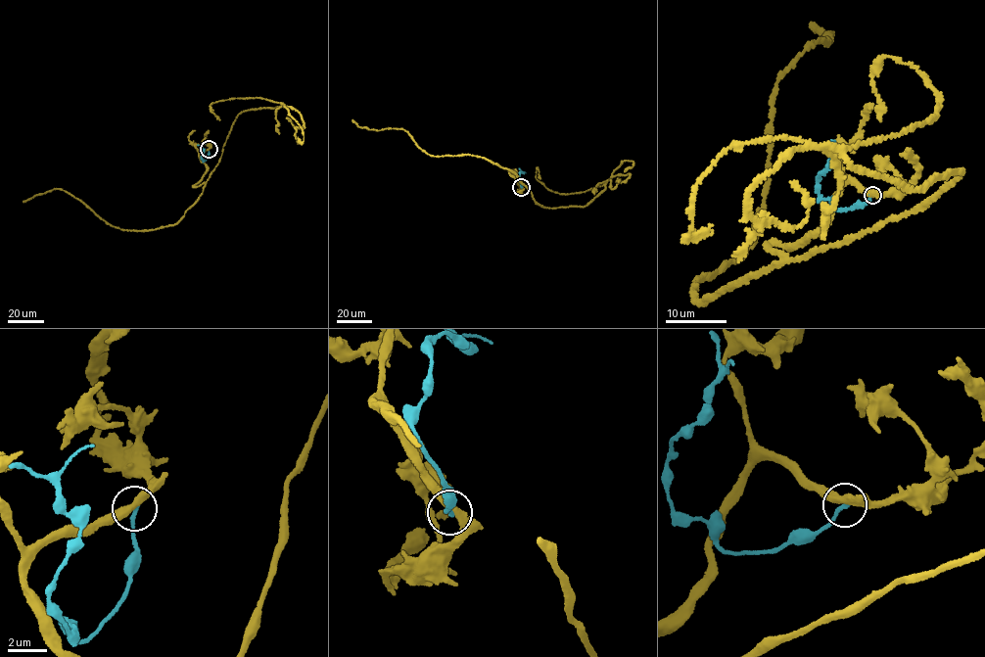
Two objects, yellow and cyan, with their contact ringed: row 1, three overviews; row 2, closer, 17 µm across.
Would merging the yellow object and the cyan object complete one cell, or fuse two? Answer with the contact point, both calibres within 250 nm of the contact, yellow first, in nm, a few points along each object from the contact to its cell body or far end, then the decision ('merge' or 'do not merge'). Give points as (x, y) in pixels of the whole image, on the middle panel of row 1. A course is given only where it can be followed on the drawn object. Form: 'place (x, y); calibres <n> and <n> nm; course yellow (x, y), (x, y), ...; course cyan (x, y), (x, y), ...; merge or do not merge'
place (521, 187); calibres 360 and 200 nm; course yellow (521, 187), (509, 169), (547, 208), (585, 207), (605, 187), (560, 194), (536, 178), (537, 167), (539, 178); course cyan (521, 187), (520, 171), (525, 172); do not merge

